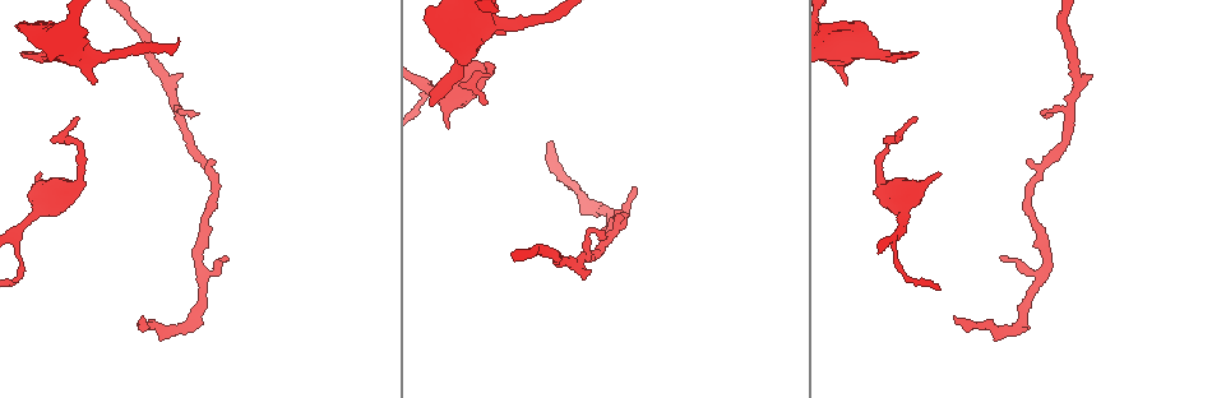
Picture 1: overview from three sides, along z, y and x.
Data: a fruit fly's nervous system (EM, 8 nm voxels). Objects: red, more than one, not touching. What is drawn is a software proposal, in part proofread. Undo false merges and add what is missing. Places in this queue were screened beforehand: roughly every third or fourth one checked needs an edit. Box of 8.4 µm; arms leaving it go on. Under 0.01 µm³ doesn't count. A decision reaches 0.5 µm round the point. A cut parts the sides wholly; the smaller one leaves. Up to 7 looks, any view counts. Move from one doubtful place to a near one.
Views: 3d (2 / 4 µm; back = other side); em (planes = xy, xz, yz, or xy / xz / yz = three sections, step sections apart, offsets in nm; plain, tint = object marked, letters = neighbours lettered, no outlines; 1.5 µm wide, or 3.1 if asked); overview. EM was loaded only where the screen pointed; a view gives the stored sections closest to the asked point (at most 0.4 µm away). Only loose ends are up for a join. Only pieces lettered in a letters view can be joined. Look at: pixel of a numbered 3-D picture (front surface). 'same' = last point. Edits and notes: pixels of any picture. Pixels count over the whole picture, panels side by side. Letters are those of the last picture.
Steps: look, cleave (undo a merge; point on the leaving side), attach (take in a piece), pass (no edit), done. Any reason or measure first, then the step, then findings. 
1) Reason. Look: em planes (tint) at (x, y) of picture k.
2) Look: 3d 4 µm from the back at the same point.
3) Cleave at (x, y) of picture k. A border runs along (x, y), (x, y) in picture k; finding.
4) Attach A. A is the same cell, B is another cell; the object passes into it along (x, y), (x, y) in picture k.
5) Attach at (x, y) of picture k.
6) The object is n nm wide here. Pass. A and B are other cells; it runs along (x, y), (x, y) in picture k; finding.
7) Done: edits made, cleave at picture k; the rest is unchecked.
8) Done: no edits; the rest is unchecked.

Thin end. Look: em planes (letters) at (916, 53) of picture 1.

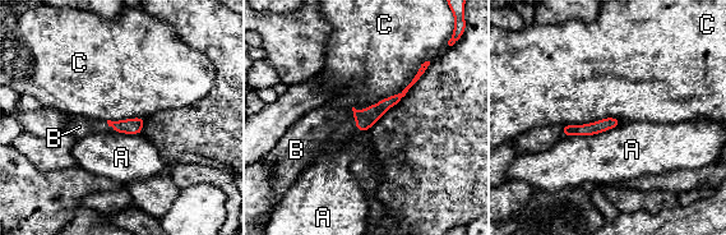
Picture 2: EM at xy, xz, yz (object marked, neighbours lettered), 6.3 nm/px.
Attach B. B is the same cell, A and C are other cells; the object passes into it along (134, 125), (110, 125), (79, 127) in picture 2; it goes on there.

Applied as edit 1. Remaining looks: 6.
See it whole again. Look: overview.

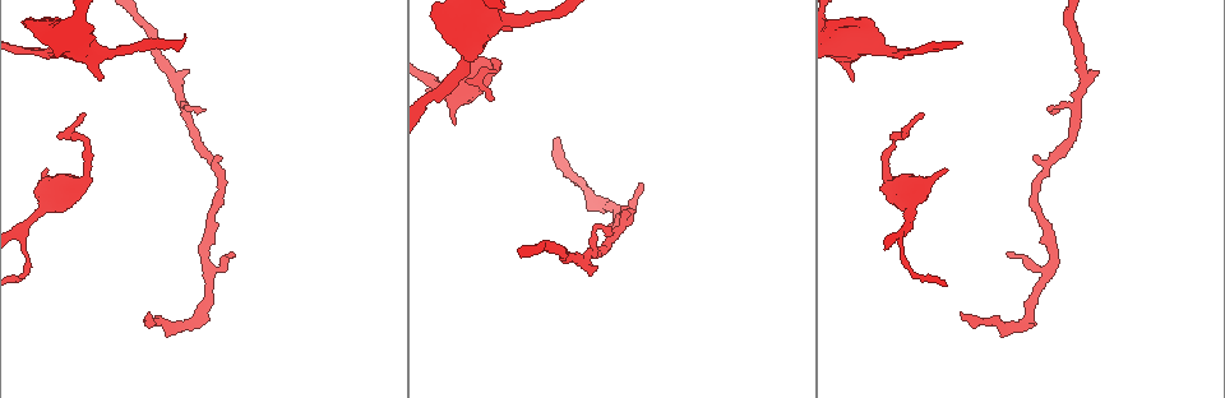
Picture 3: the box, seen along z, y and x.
Branch stops here. Look: 3d 2 µm at (961, 312) of picture 3.

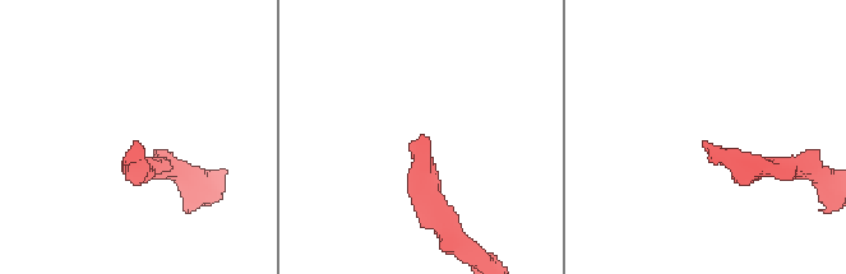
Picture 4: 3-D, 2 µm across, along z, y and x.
Need the tissue. Look: em yz step 4 (letters) at (137, 144) of picture 4.

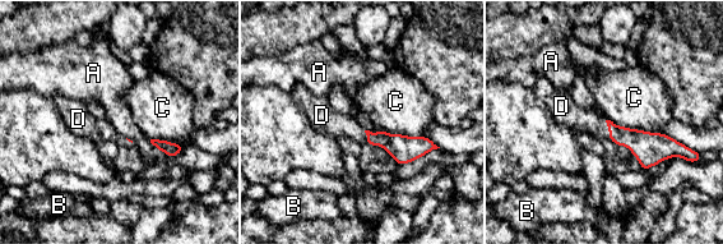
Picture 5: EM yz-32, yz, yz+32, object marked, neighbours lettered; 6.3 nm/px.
Attach D. D is the same cell, A, B and C are other cells; the object passes into it along (644, 146), (608, 129), (573, 116) in picture 5; it goes on there.

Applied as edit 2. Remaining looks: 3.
Free end. Look: em yz step 4 (letters) at (492, 97) of picture 3.

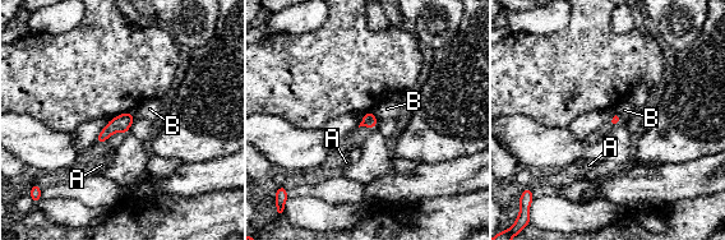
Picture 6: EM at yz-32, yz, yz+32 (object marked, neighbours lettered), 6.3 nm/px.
Pass. A and B are other cells; a border runs along (372, 111), (378, 120) in picture 6; no lettered piece goes on from it.

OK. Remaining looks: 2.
Done: edits made, attach at picture 2, attach at picture 5; the rest is unchecked.

